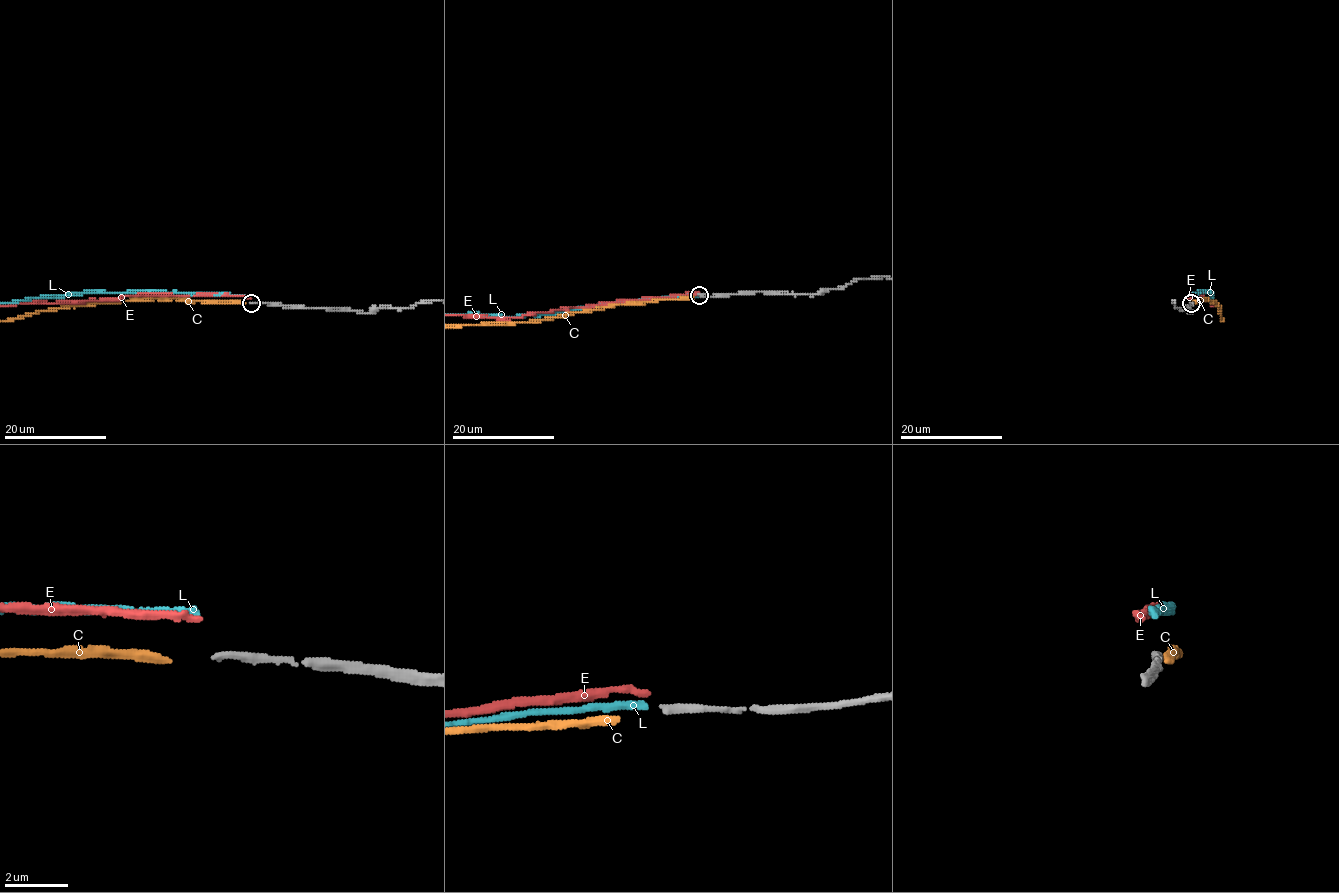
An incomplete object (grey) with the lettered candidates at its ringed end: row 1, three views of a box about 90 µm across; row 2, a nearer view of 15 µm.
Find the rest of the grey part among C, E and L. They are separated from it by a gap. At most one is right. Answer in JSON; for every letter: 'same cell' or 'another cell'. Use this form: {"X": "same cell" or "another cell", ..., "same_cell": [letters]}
{"C": "same cell", "E": "another cell", "L": "another cell", "same_cell": ["C"]}

